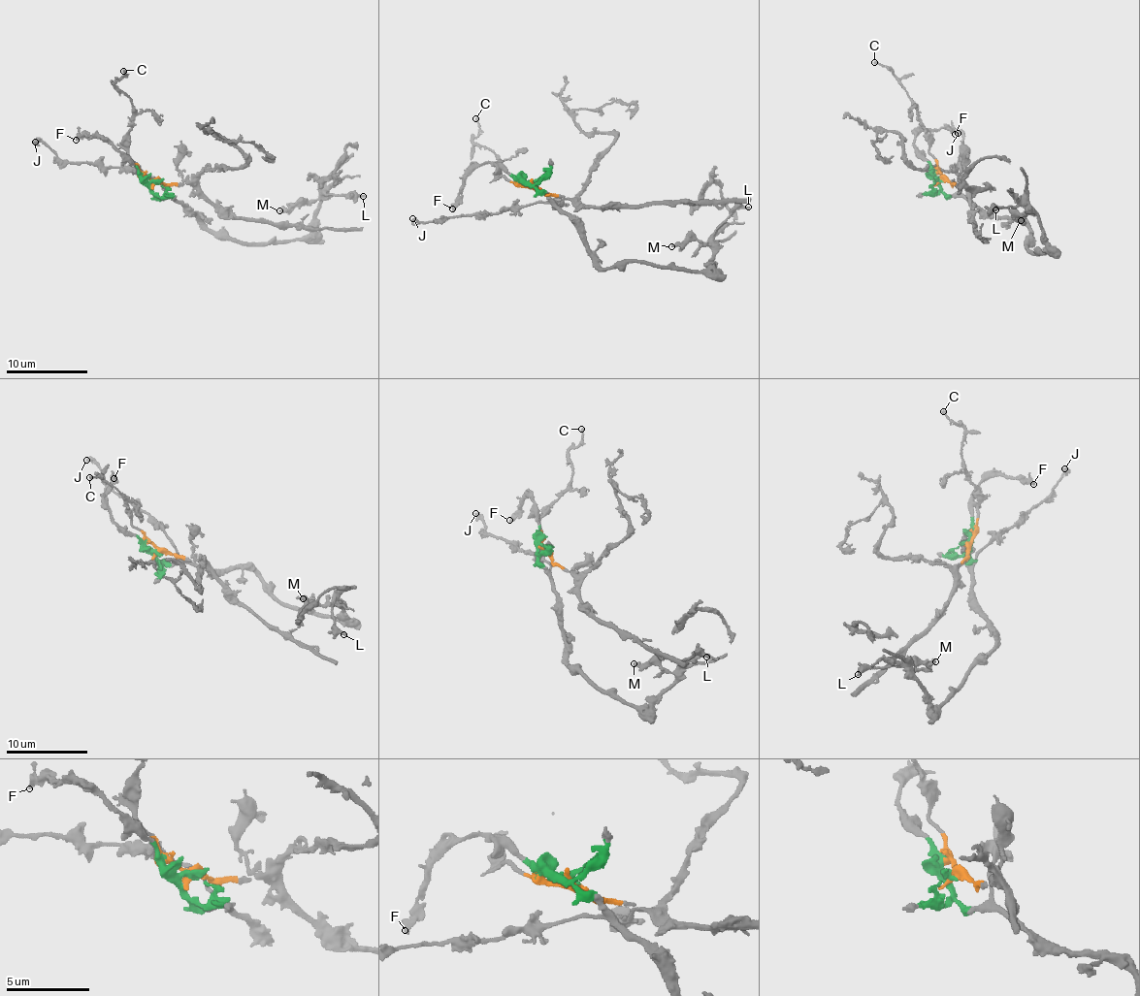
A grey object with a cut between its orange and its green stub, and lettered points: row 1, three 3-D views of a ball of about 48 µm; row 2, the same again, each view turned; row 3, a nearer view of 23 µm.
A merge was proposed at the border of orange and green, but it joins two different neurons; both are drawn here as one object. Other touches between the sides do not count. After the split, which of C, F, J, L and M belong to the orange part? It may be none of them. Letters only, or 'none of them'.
C

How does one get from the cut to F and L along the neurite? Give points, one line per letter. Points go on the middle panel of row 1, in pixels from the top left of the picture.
F: (533, 183), (517, 180), (497, 165), (483, 163), (466, 178), (461, 199), (452, 209)
L: (533, 183), (575, 227), (588, 255), (602, 269), (636, 261), (710, 268), (714, 231), (733, 210), (748, 207)

